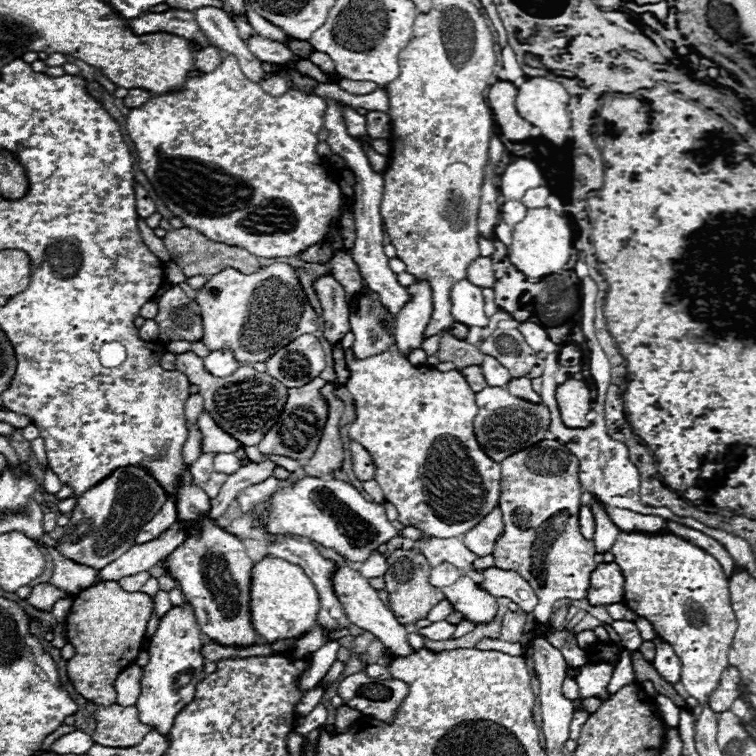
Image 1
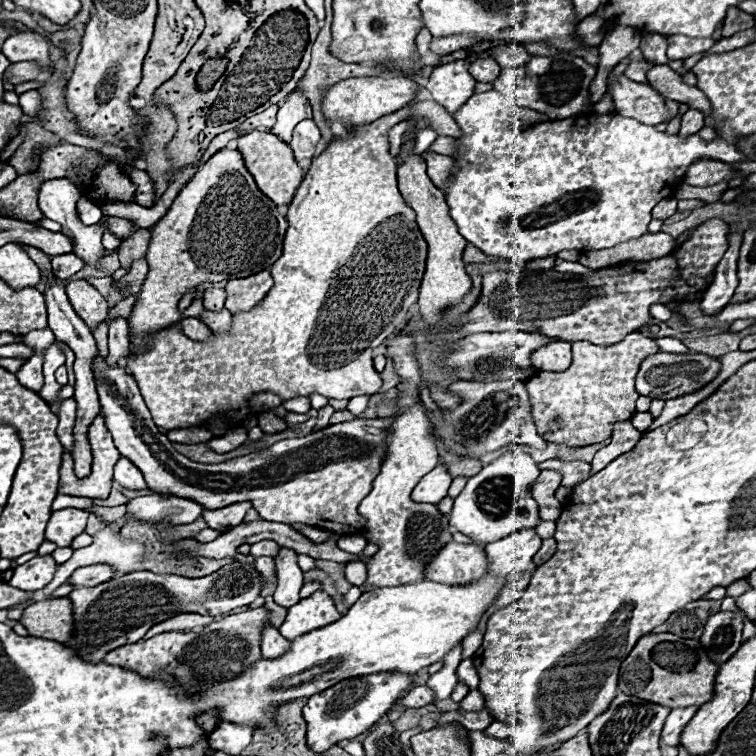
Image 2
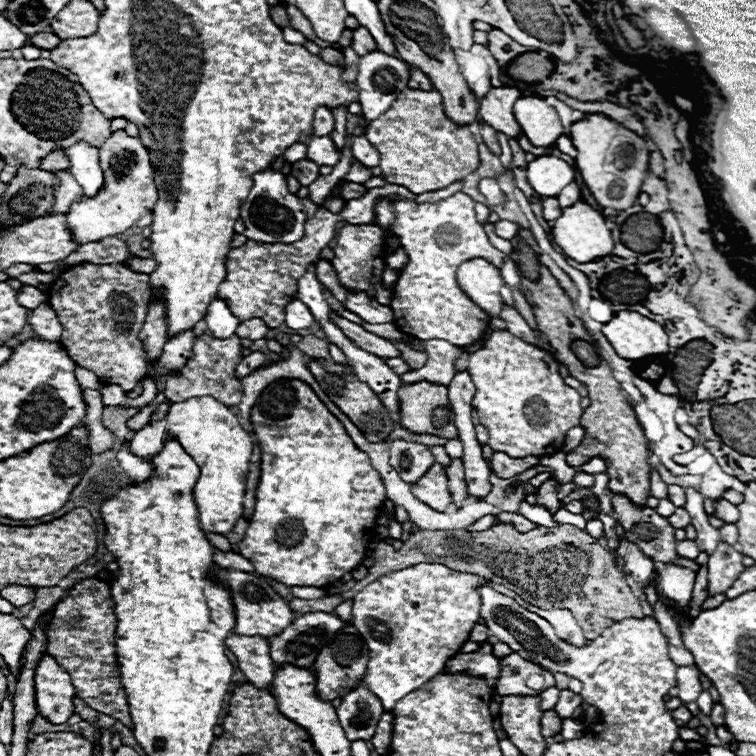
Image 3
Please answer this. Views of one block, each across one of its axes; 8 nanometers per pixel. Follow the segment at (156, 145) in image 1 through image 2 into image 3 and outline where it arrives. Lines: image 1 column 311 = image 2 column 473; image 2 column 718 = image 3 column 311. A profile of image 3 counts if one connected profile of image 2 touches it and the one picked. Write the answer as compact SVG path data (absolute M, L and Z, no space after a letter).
M312 136L306 146L308 146L306 158L316 162L318 166L322 164L334 166L340 160L340 152L334 148L334 142L328 136Z

